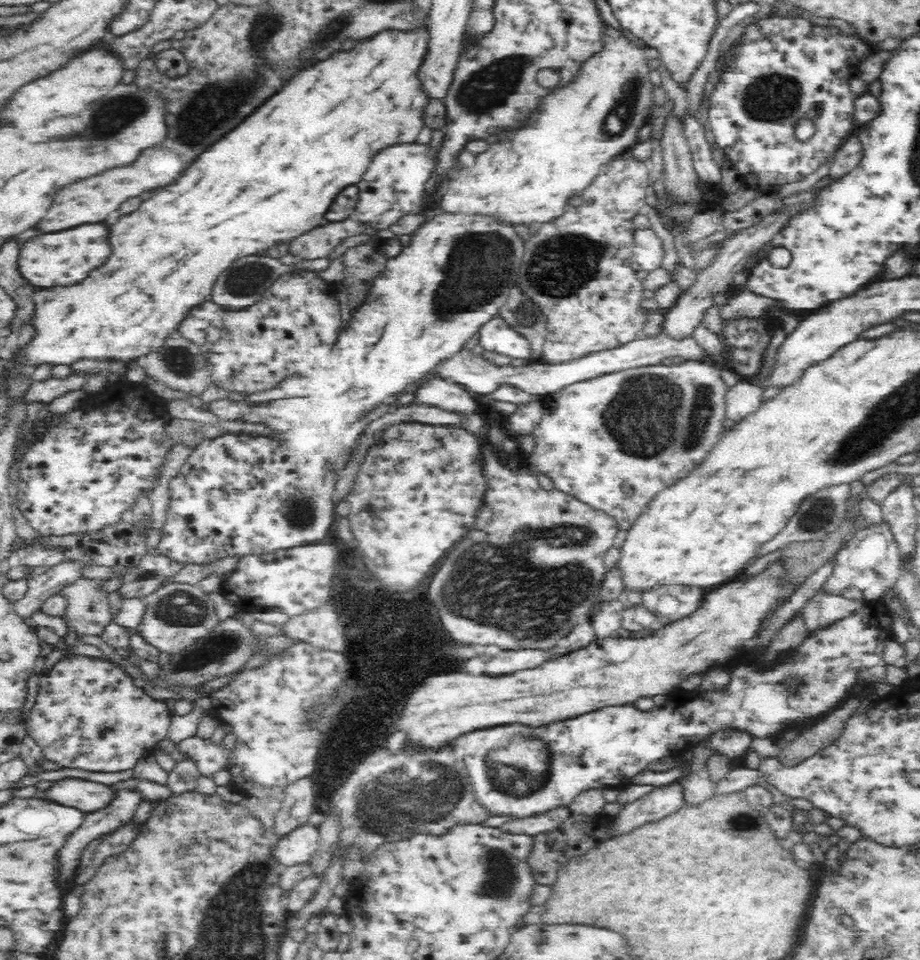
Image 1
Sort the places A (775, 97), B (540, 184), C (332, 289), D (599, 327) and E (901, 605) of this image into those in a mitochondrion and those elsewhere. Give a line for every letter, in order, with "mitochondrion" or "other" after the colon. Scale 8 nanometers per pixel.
A: mitochondrion
B: other
C: other
D: other
E: other

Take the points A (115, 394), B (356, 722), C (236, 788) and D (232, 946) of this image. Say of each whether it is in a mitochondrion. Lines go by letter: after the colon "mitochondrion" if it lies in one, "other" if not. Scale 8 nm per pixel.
A: other
B: mitochondrion
C: other
D: mitochondrion

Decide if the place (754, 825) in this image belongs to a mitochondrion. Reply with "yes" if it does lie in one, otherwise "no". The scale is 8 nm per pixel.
yes

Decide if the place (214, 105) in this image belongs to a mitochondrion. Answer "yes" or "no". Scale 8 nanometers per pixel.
yes

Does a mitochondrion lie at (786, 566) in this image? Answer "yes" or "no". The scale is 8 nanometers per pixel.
no

